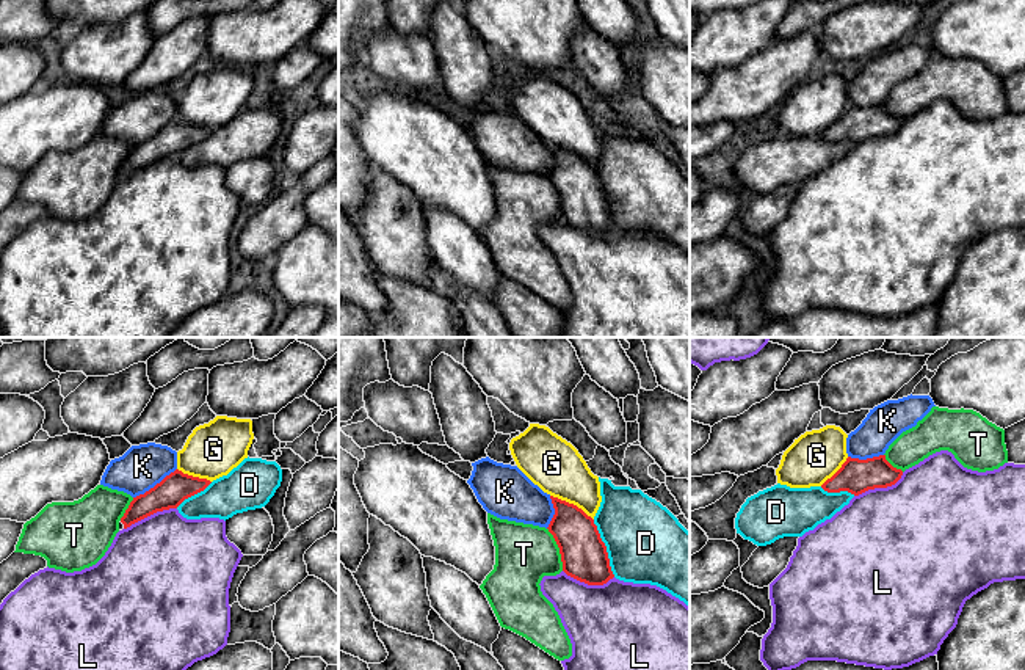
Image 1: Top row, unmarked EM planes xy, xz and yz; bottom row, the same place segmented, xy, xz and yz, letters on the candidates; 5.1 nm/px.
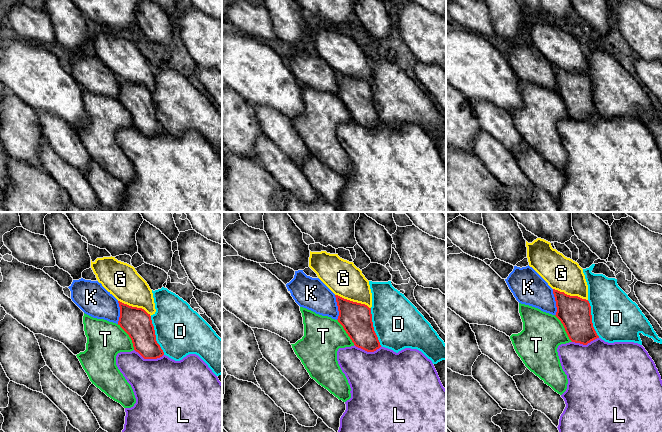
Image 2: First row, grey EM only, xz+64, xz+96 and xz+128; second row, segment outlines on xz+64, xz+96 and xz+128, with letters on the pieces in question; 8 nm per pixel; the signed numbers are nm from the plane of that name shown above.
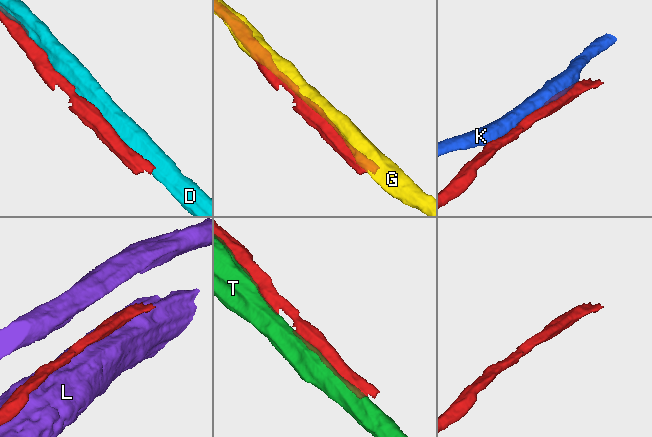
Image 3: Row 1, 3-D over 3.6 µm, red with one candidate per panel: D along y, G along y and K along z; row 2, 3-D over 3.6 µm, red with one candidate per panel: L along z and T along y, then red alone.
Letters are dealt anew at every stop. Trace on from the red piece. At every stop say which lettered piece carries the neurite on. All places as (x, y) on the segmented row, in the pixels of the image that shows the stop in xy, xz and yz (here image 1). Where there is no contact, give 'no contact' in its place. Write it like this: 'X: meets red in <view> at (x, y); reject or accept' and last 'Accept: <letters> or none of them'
D: meets red in xz at (605, 548); reject
G: meets red in xz at (572, 504); reject
K: meets red in xy at (155, 485); reject
L: meets red in xy at (149, 515); reject
T: meets red in xz at (560, 549); reject
Accept: none of them

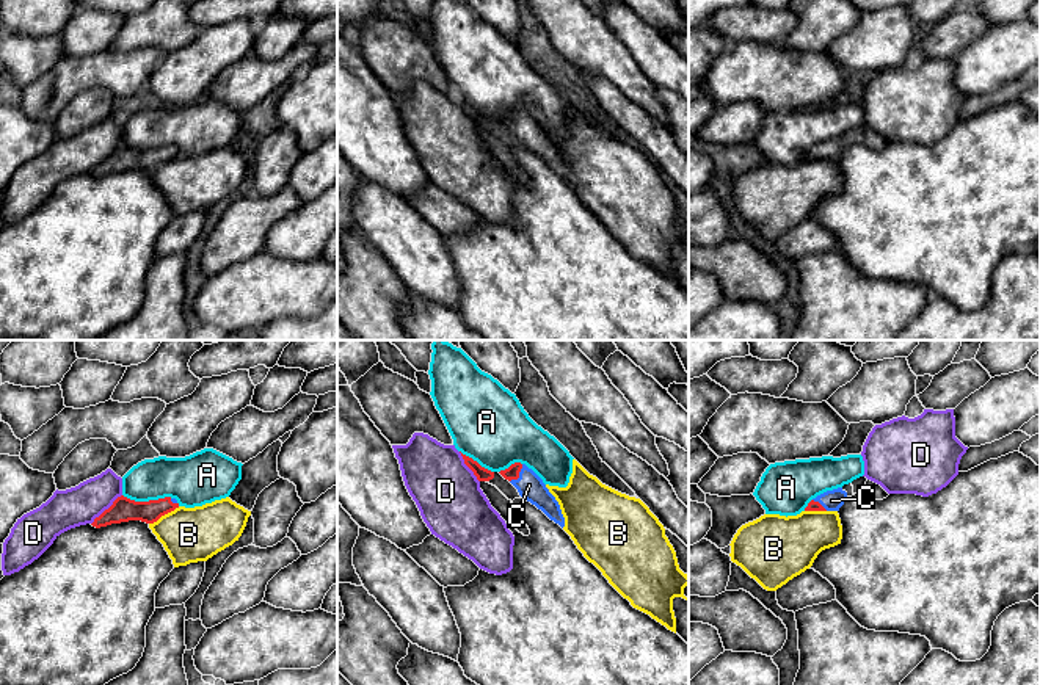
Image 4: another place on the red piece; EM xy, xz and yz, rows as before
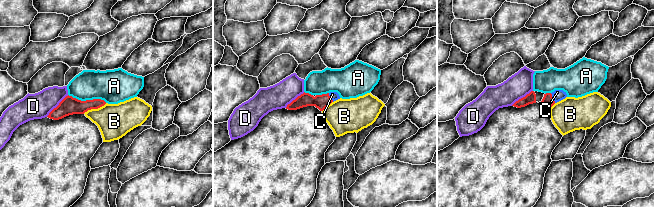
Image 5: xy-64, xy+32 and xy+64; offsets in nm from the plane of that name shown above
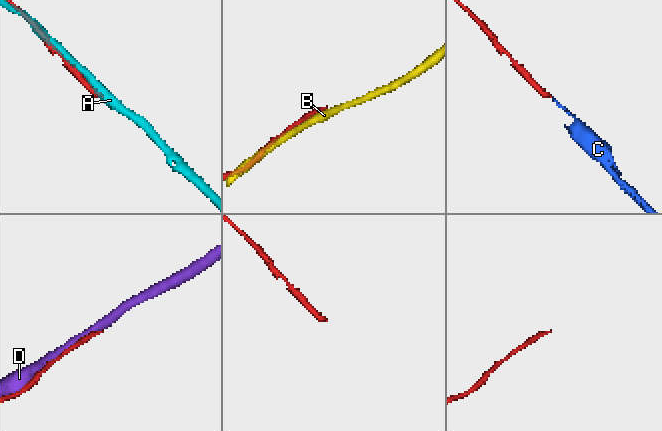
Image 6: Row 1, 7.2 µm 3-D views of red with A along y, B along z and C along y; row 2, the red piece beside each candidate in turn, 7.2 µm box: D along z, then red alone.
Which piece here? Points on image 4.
A: meets red in xy at (149, 500); reject
B: meets red in xy at (163, 514); reject
C: meets red in xz at (518, 475); accept
D: meets red in xy at (105, 510); reject
Accept: C

